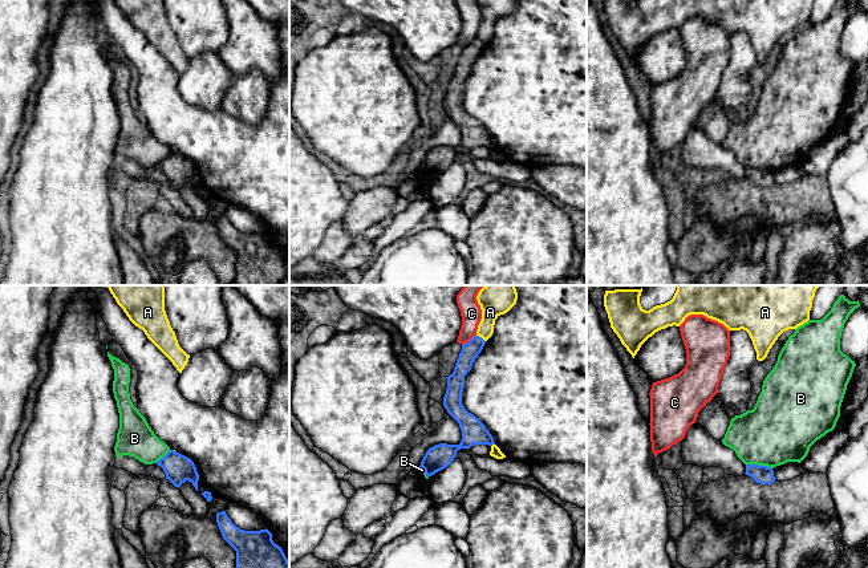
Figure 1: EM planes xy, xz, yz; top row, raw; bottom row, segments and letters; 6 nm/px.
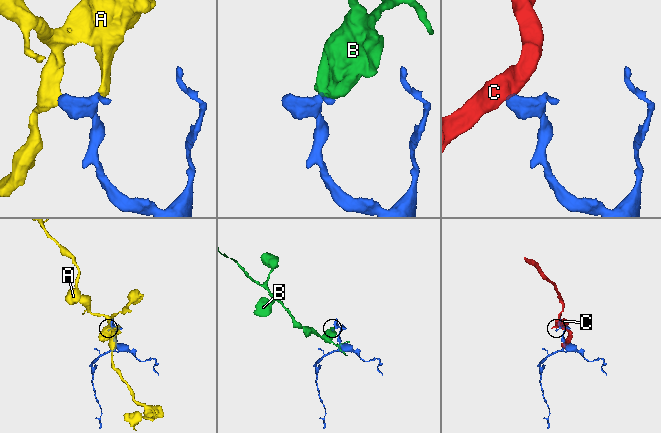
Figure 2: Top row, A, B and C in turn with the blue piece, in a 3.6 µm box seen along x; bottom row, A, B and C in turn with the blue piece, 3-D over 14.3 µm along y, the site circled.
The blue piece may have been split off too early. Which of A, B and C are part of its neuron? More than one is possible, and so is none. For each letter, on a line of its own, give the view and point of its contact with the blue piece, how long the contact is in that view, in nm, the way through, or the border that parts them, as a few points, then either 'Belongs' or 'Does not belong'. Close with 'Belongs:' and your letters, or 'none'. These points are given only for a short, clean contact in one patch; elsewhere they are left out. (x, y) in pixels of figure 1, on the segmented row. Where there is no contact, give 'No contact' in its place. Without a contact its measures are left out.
A: Touches blue at xz (481, 337). Shared border 70 nm. Does not belong
B: Touches blue at yz (759, 466). Shared border 160 nm. Boundary: yz (746, 463), (766, 465), (771, 469). Does not belong
C: Touches blue at xz (470, 340). Shared border 110 nm. Boundary: xz (475, 335), (462, 345). Does not belong
Belongs: none

